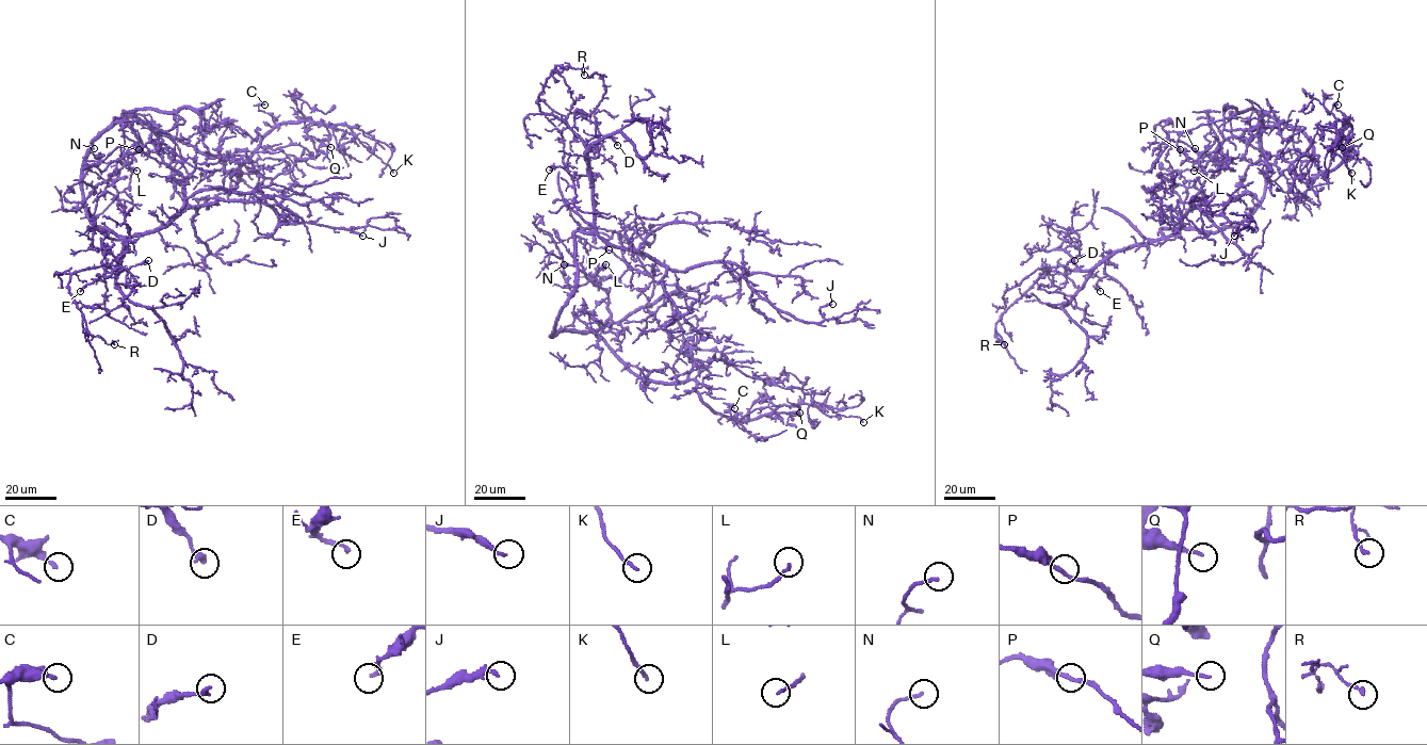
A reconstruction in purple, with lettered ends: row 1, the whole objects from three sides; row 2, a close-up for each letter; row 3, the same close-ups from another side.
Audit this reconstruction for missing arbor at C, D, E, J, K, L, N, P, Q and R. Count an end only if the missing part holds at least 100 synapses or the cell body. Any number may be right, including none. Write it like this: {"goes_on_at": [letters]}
{"goes_on_at": []}

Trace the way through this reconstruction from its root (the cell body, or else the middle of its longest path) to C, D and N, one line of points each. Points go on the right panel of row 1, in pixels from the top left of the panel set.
C: (1266, 175), (1265, 115), (1299, 129), (1318, 168), (1333, 169), (1351, 129), (1338, 104)
D: (1266, 175), (1263, 200), (1235, 226), (1164, 227), (1160, 239), (1114, 252), (1089, 270), (1067, 270), (1074, 260)
N: (1266, 175), (1261, 120), (1258, 132), (1246, 142), (1235, 136), (1225, 139), (1211, 159), (1216, 163), (1195, 148)

